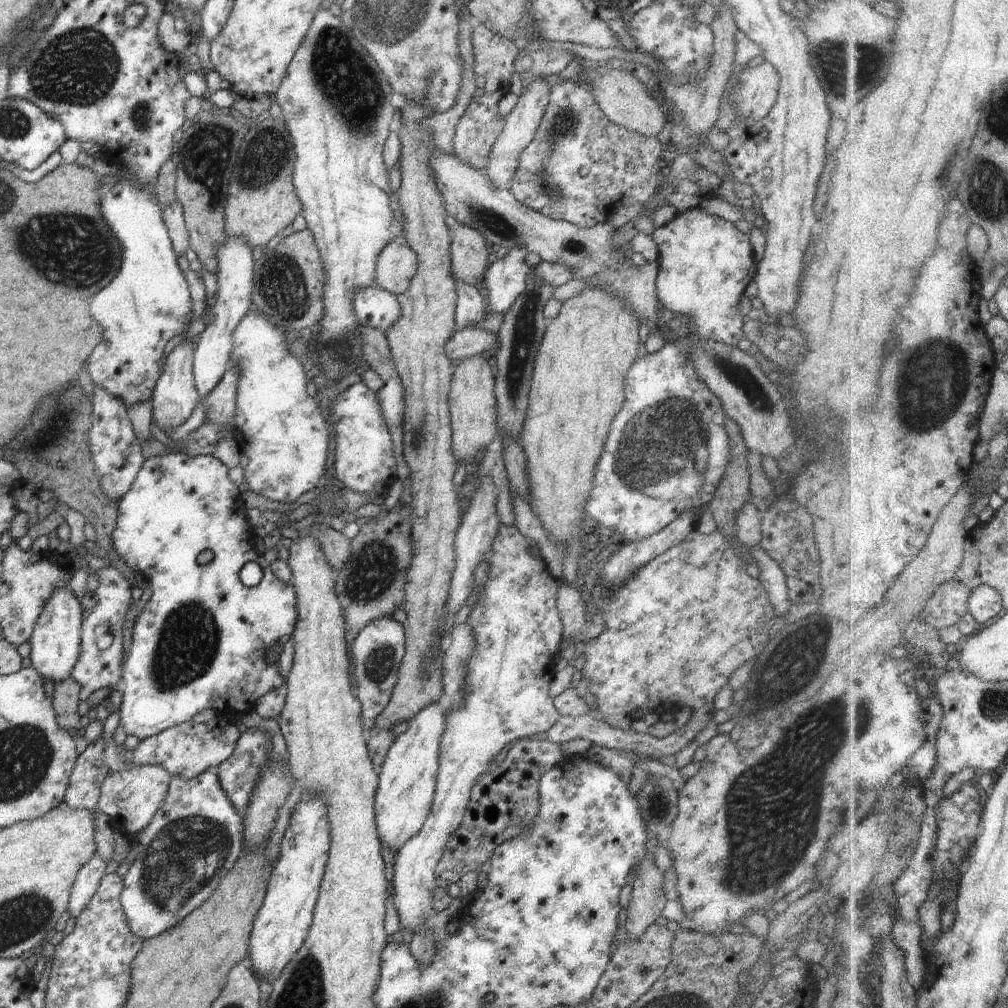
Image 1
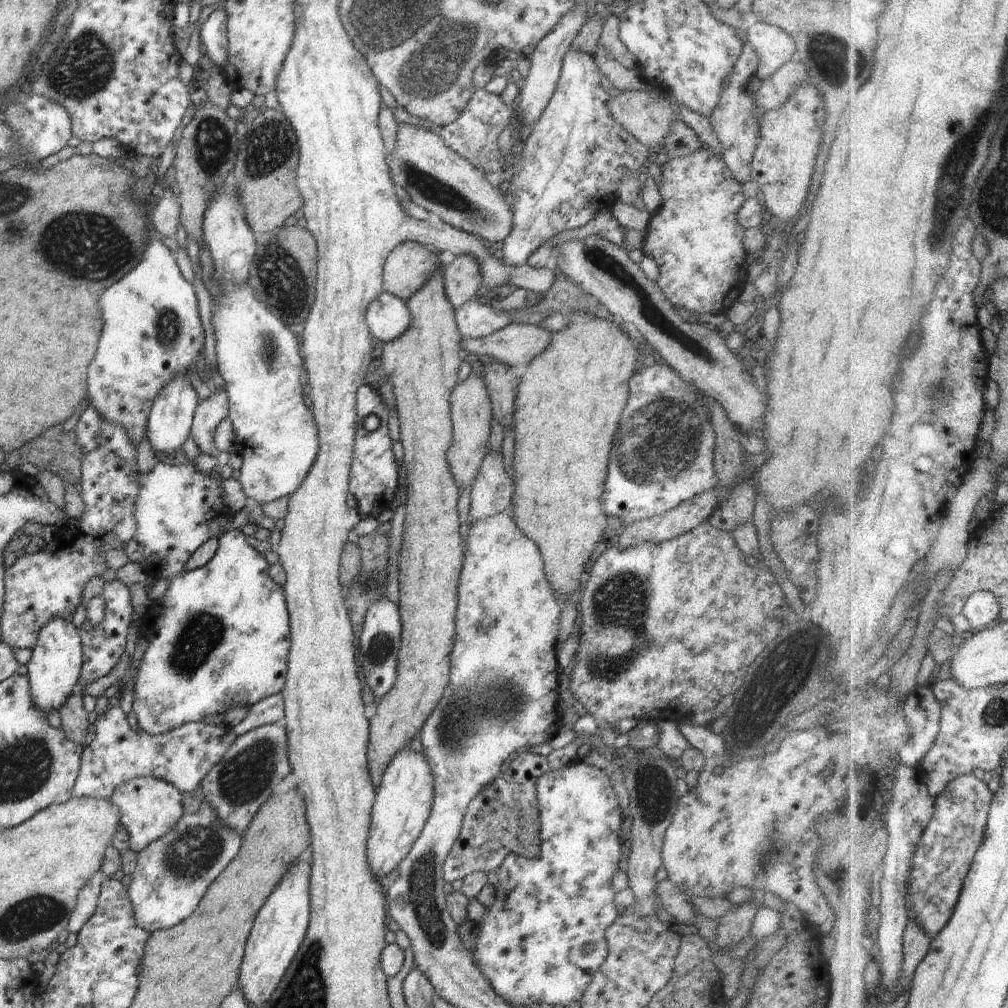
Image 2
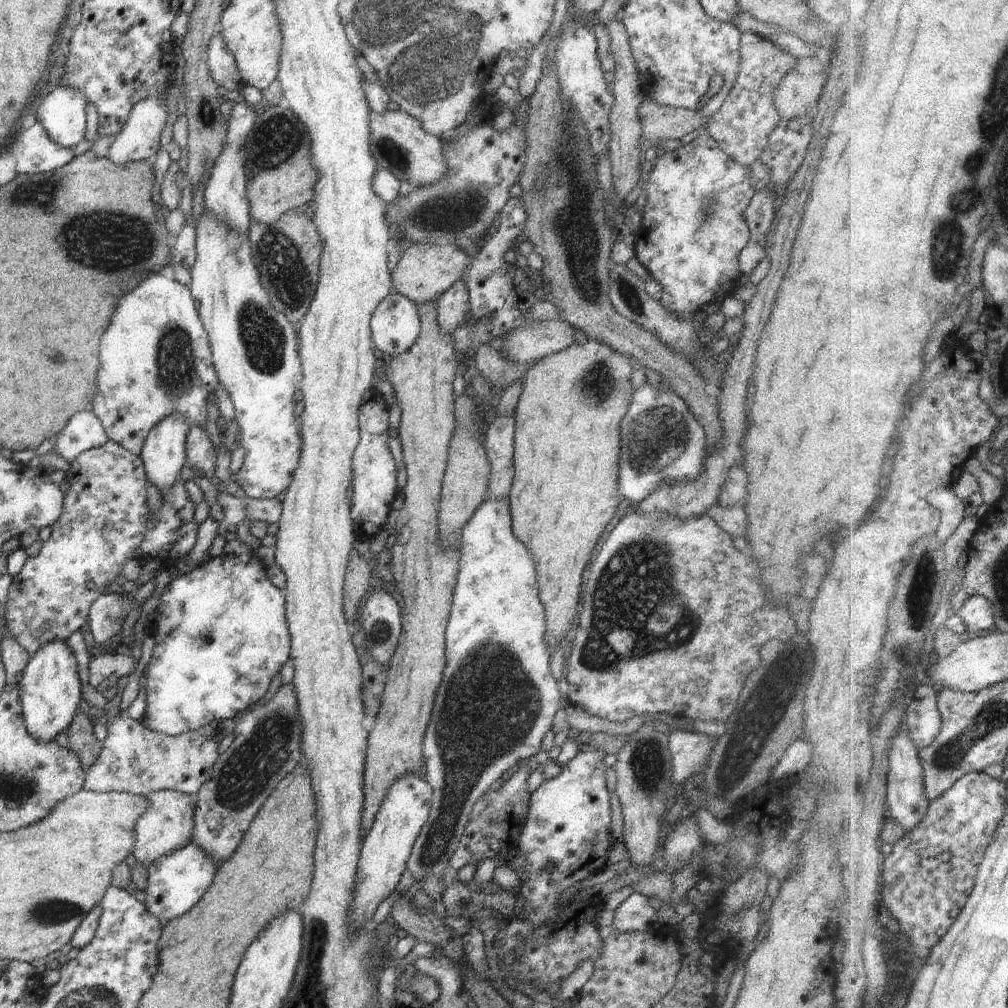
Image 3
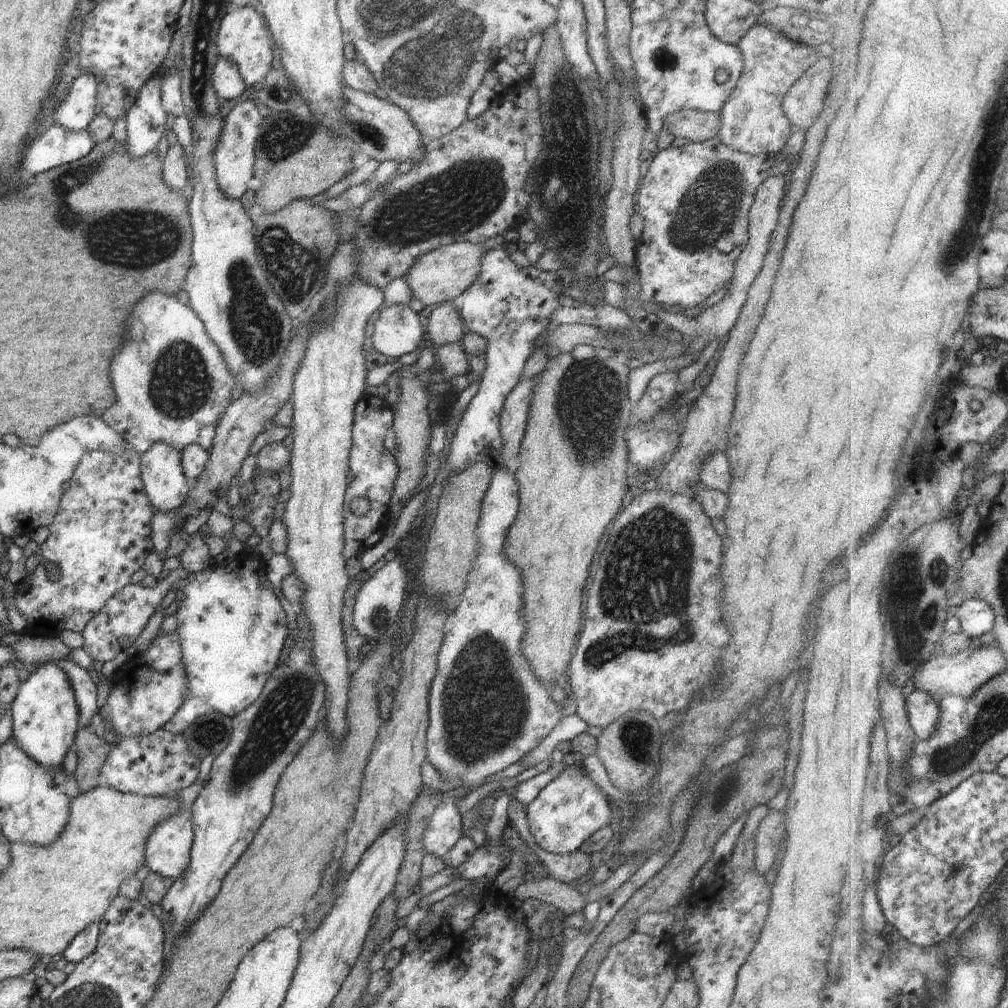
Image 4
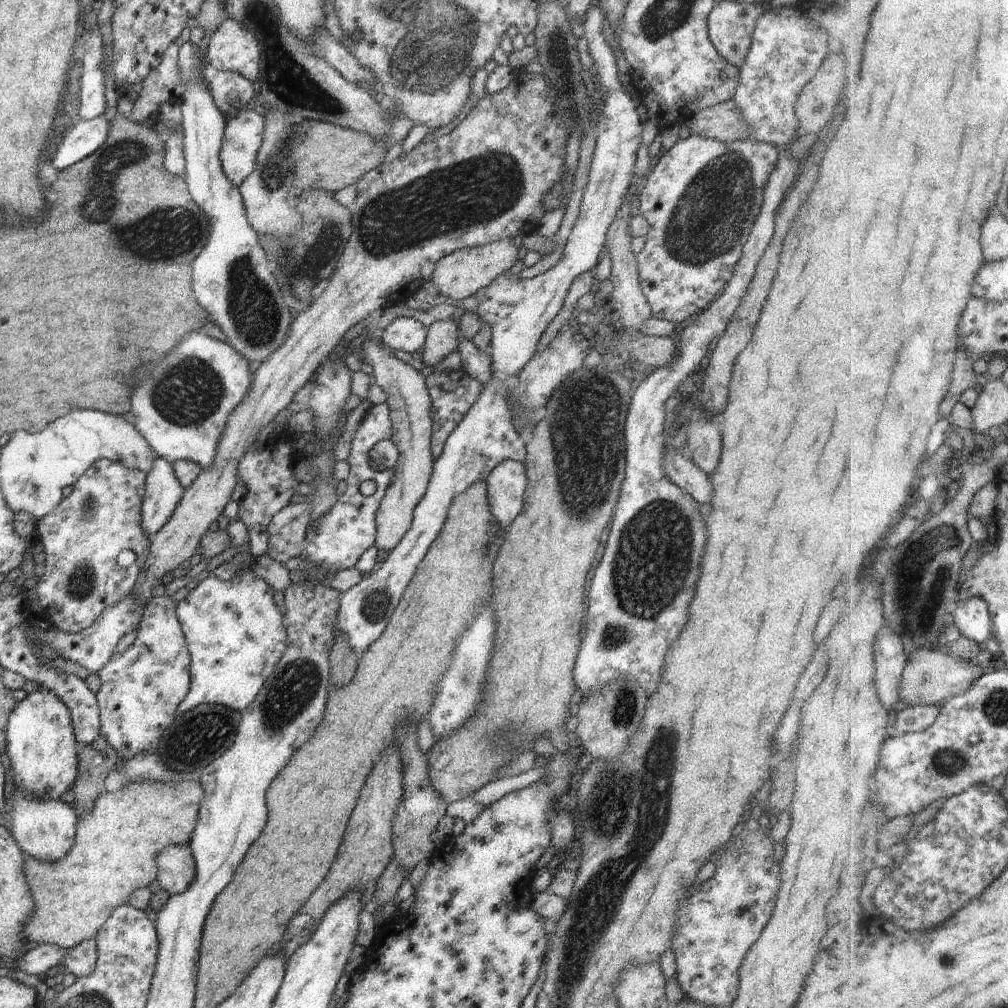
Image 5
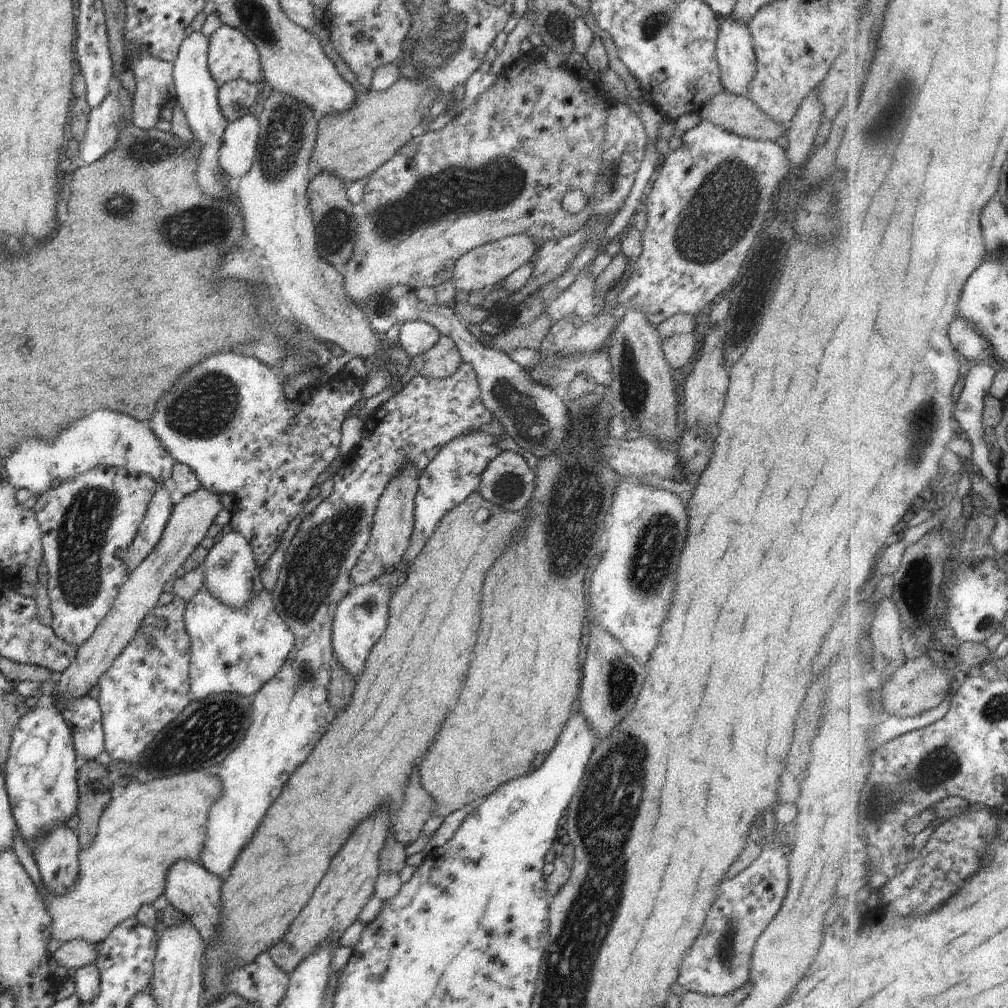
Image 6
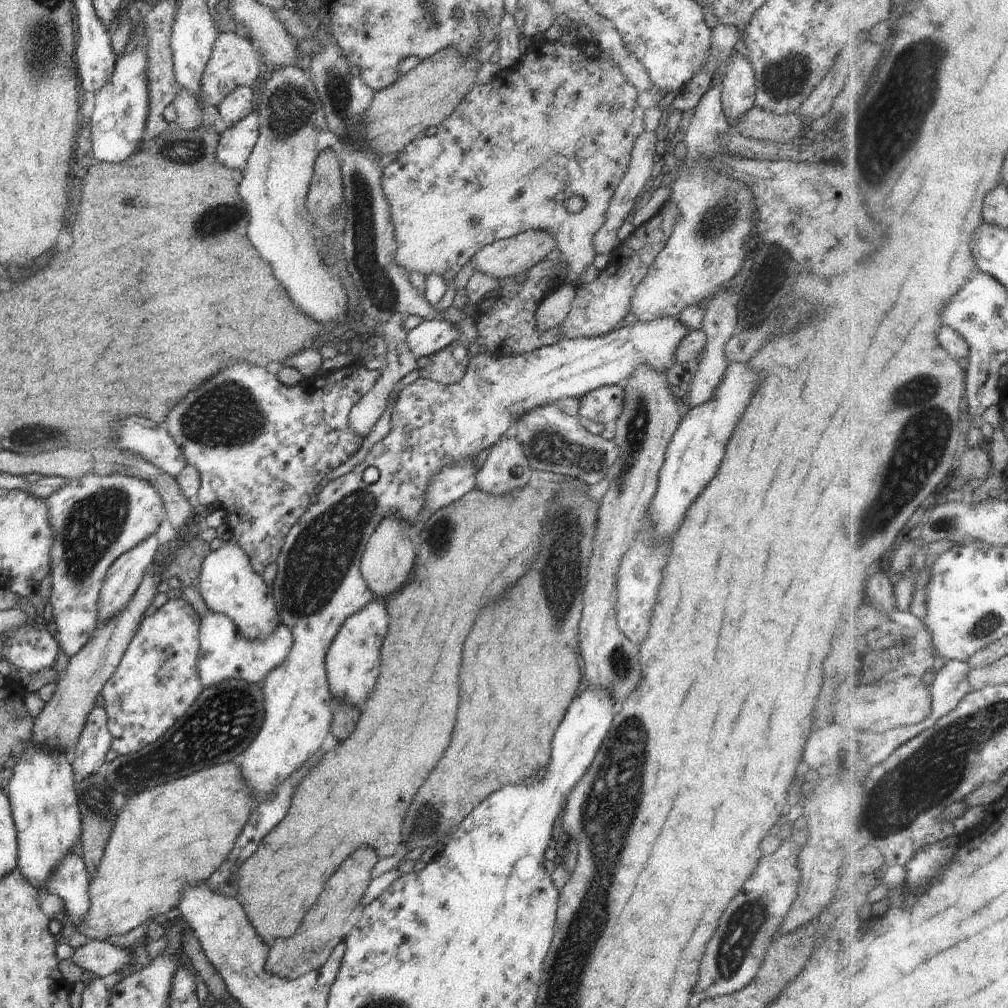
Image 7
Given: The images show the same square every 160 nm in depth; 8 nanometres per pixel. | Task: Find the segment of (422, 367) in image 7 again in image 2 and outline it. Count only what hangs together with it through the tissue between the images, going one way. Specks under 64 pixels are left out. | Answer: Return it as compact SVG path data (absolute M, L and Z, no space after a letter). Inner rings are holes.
M466 254L456 256L445 266L444 285L448 302L455 310L474 299L476 292L484 285L478 260Z

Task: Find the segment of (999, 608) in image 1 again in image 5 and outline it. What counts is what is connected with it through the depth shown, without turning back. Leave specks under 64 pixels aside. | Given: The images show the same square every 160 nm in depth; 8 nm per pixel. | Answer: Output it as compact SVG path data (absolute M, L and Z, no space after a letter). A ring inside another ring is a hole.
M984 598L963 600L955 610L954 618L954 623L962 630L962 635L983 647L995 636L995 618L988 600Z

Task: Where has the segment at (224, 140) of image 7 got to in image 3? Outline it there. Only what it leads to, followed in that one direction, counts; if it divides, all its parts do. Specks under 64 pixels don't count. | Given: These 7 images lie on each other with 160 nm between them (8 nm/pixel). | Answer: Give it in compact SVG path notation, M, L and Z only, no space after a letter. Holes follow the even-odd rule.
M242 101L234 105L232 114L227 121L227 133L225 143L223 144L220 154L213 162L210 168L210 179L204 191L205 206L208 207L213 215L221 222L226 223L233 228L239 235L247 237L249 224L252 216L249 207L247 195L247 170L244 160L244 144L248 134L254 128L254 120L256 120L256 108Z

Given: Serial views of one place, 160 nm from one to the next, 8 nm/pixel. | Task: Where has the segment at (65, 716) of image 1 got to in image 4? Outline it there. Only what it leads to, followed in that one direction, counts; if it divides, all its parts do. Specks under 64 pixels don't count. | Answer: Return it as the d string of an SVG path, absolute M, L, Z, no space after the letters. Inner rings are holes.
M83 727L75 736L72 750L78 757L74 777L81 794L98 787L98 777L106 759L112 753L112 745L98 737L92 727Z

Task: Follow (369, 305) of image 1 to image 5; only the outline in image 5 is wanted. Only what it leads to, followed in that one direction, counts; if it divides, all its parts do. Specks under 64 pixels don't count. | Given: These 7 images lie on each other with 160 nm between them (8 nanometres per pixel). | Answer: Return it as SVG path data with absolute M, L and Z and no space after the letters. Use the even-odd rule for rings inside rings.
M398 318L377 333L381 343L392 353L402 351L411 355L424 347L426 336L427 328L414 318Z

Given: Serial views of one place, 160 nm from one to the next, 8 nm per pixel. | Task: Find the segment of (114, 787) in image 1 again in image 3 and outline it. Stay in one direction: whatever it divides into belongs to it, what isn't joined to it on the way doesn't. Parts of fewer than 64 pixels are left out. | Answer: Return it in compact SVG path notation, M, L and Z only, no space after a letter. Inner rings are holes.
M166 789L150 793L145 797L151 802L146 812L137 820L133 844L133 855L138 863L149 867L161 857L167 857L191 842L193 835L193 796L180 791Z

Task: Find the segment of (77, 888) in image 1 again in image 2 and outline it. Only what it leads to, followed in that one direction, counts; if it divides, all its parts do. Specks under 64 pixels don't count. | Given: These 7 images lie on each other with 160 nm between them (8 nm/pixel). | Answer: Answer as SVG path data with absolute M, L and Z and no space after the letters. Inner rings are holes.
M100 870L80 889L77 896L77 907L69 918L67 926L69 932L78 934L84 924L90 920L98 904L102 883L106 879L107 876Z

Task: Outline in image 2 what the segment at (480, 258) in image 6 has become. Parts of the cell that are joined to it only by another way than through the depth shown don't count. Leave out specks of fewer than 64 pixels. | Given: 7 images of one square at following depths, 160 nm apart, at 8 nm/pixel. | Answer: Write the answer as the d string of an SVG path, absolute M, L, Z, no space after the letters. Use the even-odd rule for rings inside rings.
M413 241L398 244L384 262L382 280L386 293L402 301L418 292L436 270L440 270L439 256L433 249Z

